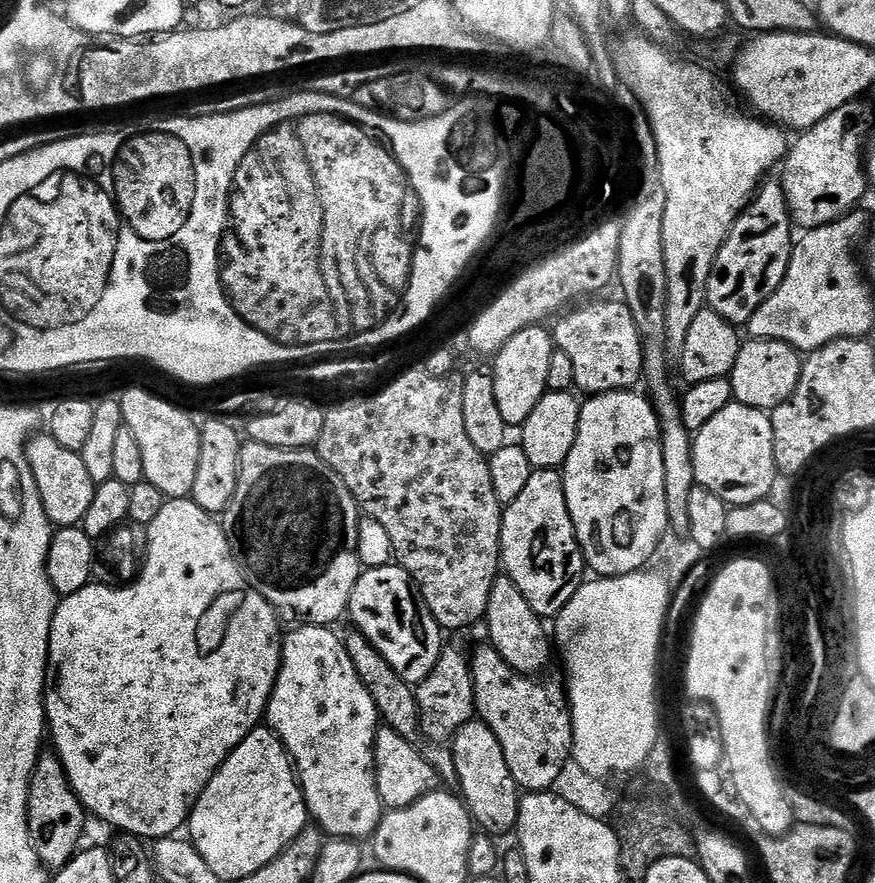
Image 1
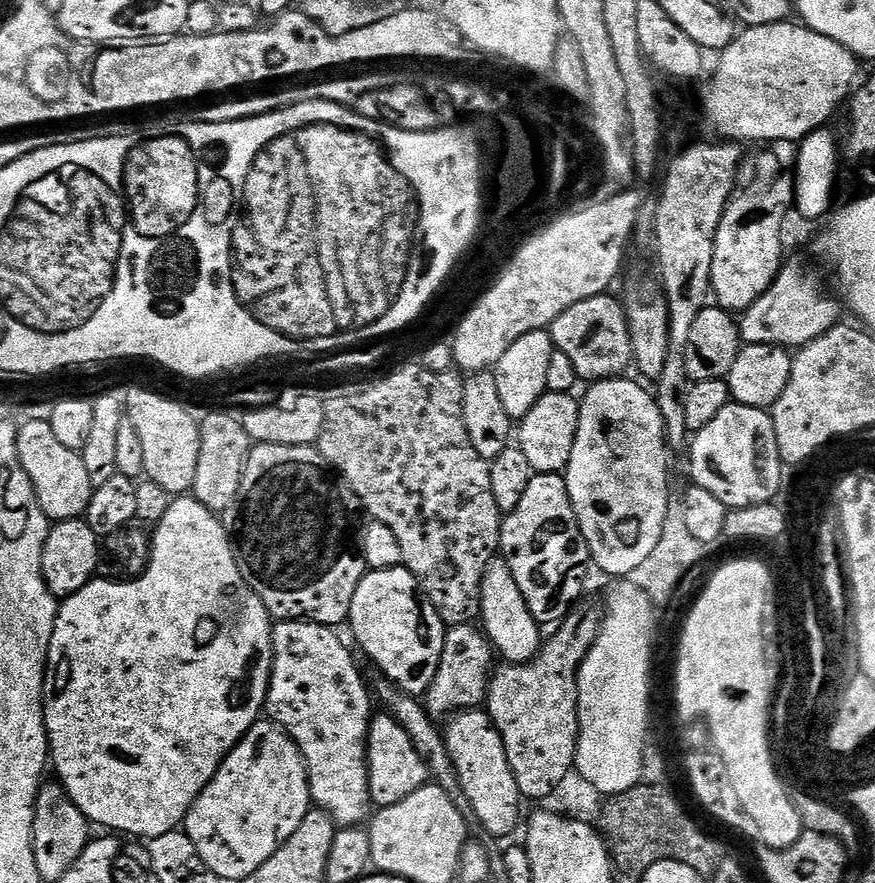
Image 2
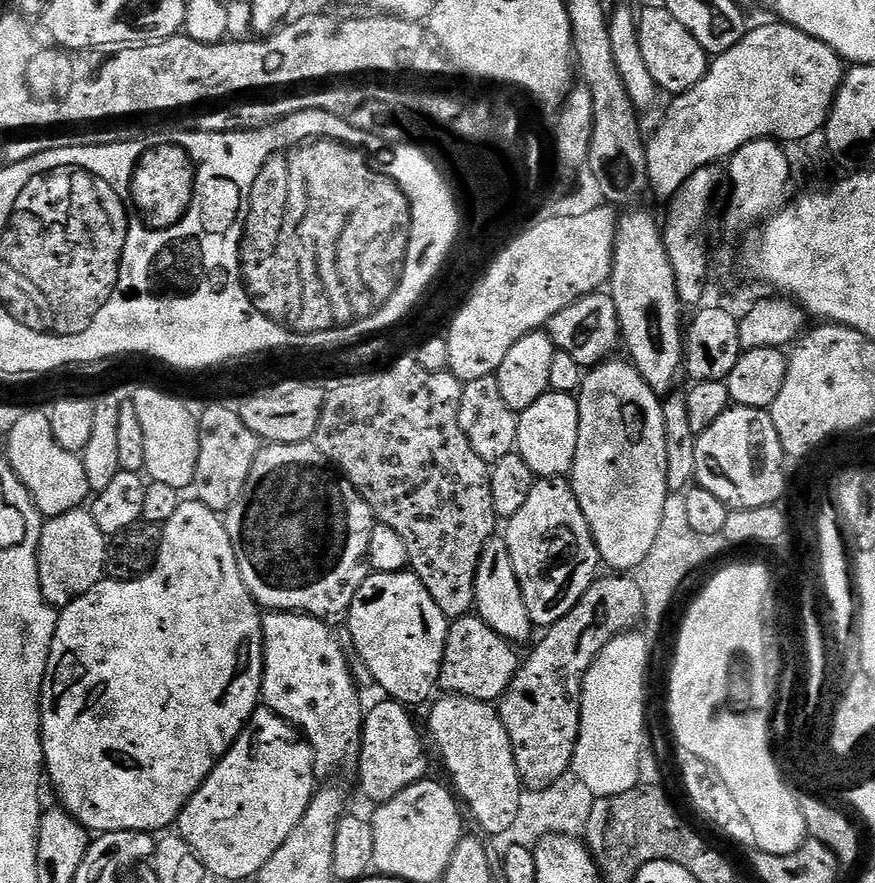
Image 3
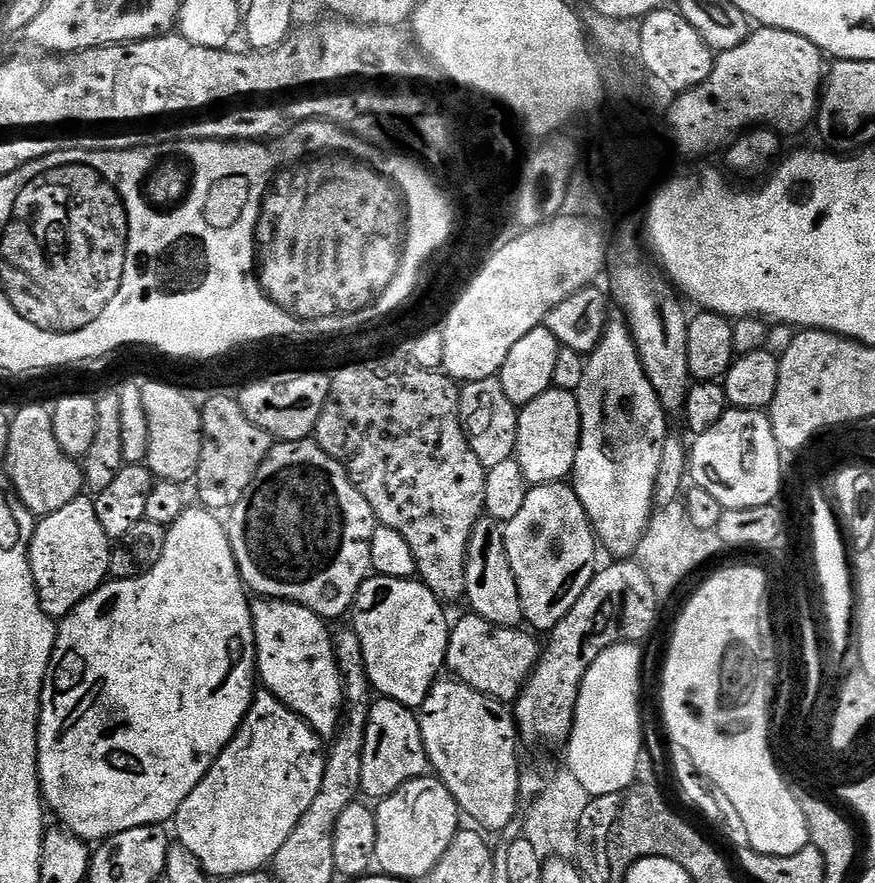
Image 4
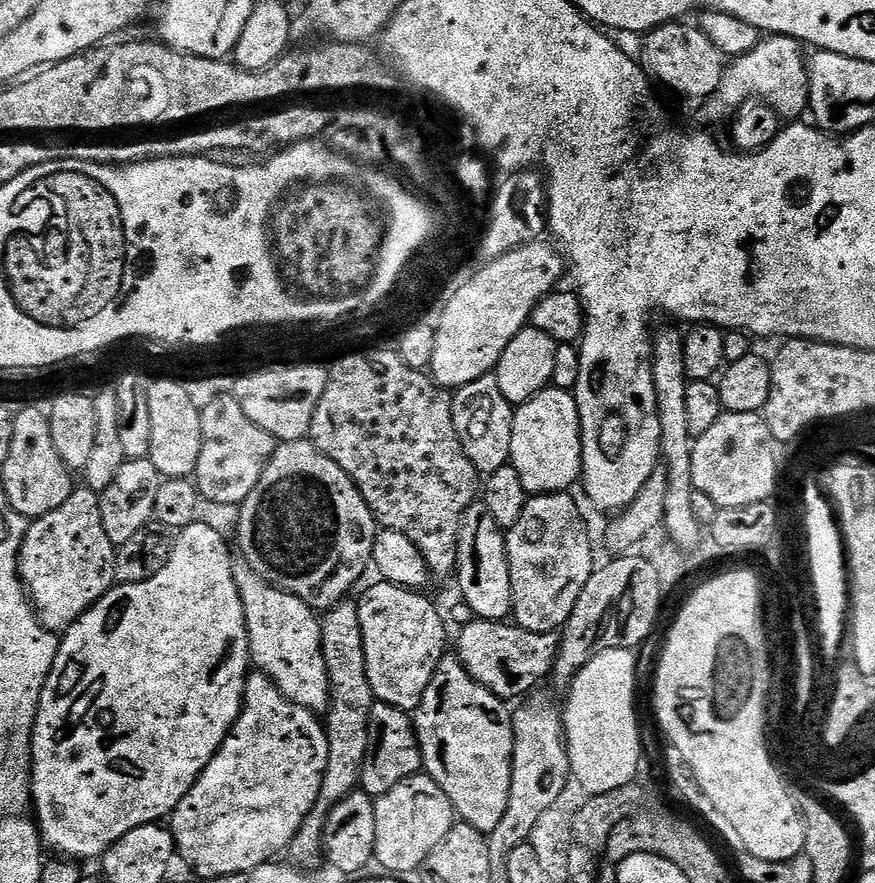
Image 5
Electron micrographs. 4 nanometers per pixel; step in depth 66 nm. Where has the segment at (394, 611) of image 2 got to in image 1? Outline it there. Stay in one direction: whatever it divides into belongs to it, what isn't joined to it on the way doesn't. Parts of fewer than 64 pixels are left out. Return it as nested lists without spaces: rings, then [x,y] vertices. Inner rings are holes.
[[[393,562],[381,568],[361,571],[354,594],[350,594],[348,616],[356,623],[355,631],[372,643],[395,674],[408,685],[417,686],[430,677],[446,640],[440,637],[440,623],[430,614],[405,568]]]

